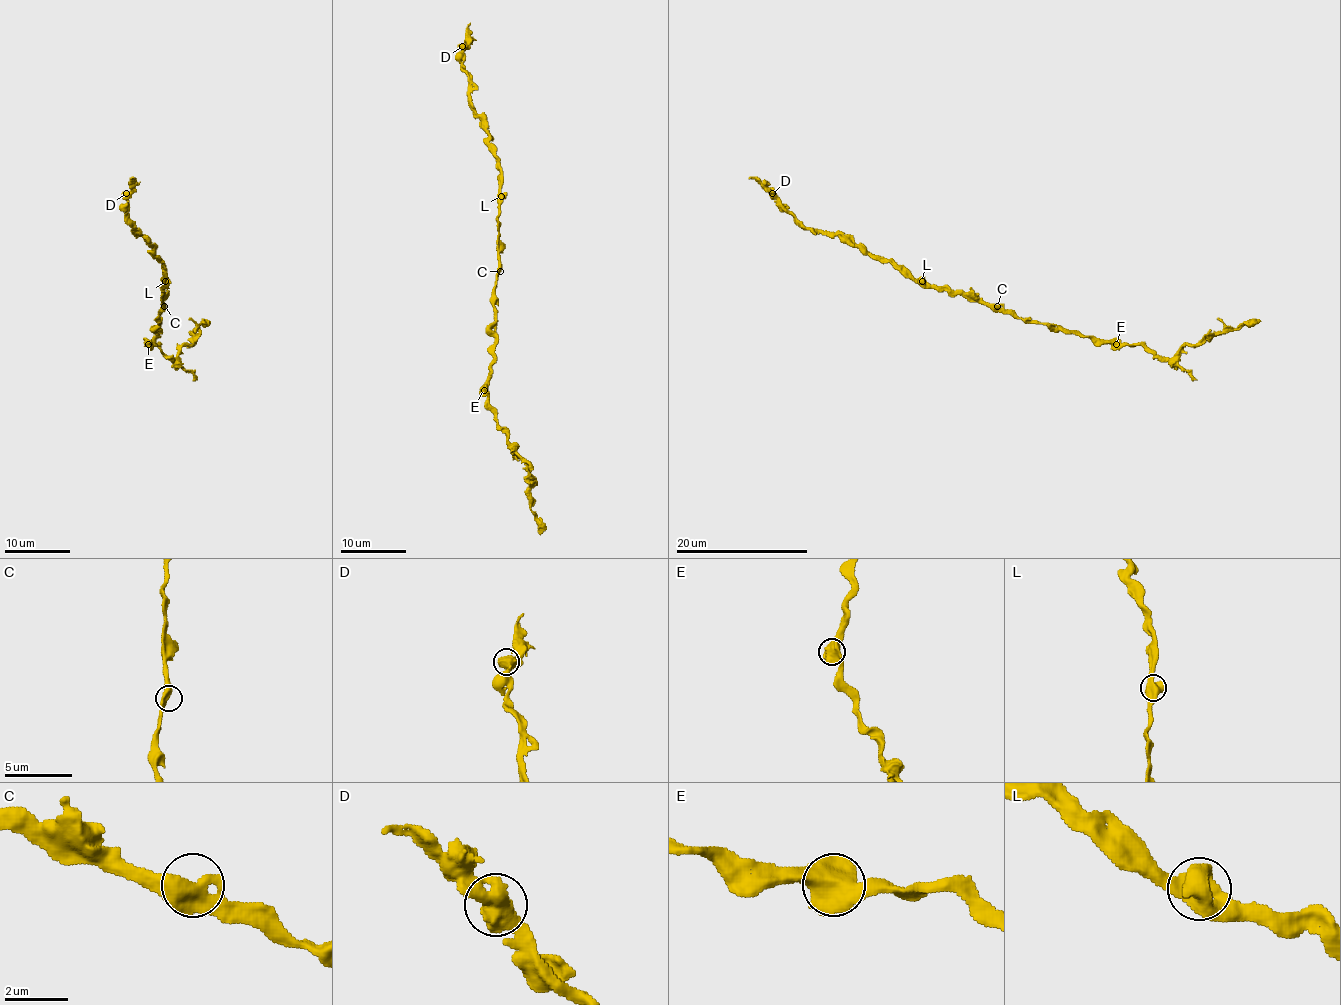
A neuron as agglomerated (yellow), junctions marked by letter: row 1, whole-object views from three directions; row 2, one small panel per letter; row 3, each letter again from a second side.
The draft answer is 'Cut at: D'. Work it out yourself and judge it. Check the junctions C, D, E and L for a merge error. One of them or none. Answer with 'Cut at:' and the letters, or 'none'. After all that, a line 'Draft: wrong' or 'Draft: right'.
Cut at: none
Draft: wrong

